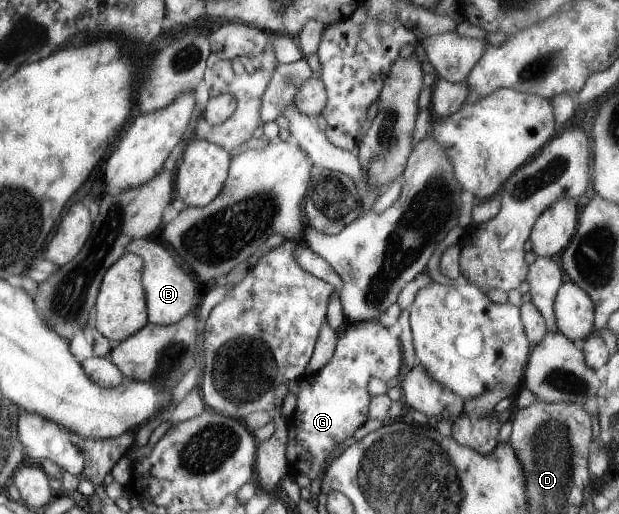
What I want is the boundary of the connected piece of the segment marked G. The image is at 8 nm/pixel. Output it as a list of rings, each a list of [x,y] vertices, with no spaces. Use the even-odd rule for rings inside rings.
[[[347,321],[344,331],[337,333],[338,341],[331,361],[316,373],[300,378],[296,408],[288,424],[286,458],[291,475],[305,475],[310,481],[322,479],[331,451],[370,418],[368,407],[372,396],[368,392],[368,383],[373,378],[387,382],[401,373],[401,327],[403,323],[399,322],[386,328],[377,321]]]

